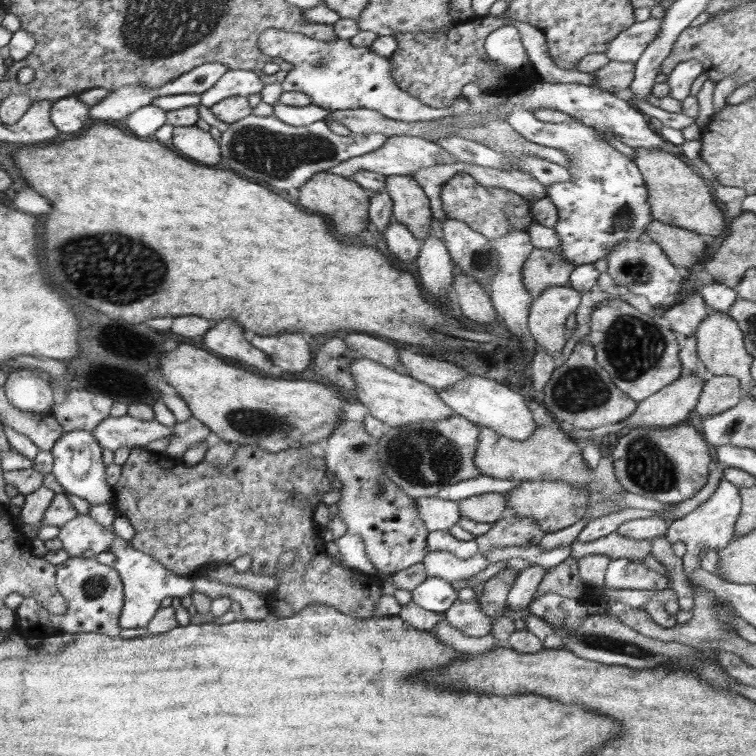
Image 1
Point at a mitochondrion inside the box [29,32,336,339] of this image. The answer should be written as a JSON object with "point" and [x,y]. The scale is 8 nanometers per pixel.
{"point":[124,270]}

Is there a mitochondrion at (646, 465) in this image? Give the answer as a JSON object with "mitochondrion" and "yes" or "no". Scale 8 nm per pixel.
{"mitochondrion":"yes"}

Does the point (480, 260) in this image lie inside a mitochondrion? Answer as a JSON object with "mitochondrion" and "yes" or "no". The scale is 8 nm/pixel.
{"mitochondrion":"yes"}

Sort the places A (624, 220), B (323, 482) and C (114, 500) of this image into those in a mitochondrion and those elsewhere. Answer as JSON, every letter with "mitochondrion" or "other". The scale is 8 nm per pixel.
{"A":"mitochondrion","B":"other","C":"other"}

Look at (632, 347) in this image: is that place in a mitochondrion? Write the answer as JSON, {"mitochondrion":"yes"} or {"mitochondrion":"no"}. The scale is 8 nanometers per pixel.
{"mitochondrion":"yes"}

